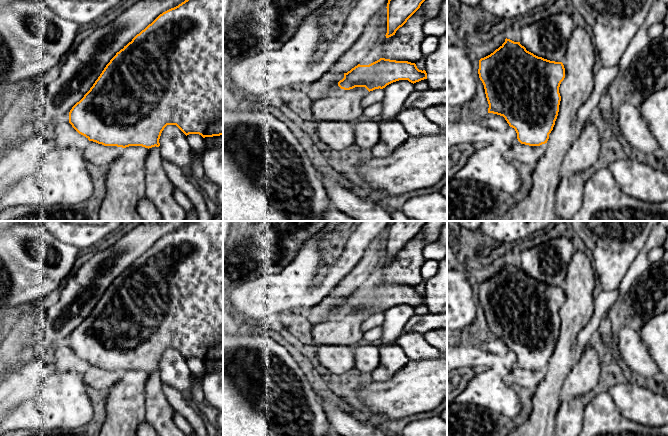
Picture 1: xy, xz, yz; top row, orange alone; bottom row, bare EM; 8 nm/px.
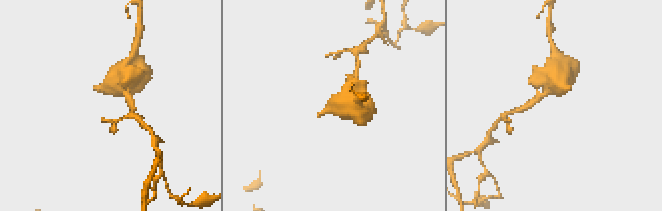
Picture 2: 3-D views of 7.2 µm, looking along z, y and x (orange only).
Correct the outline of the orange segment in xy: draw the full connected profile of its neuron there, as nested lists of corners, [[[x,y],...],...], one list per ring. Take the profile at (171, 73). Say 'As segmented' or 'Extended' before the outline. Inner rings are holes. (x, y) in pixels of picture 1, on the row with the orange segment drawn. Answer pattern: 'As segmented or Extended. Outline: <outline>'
As segmented. Outline: [[[185,0],[160,14],[110,60],[90,90],[70,110],[69,123],[89,141],[122,148],[159,147],[161,133],[167,125],[176,125],[186,136],[199,134],[205,138],[223,135],[223,0]]]

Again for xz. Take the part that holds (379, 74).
As segmented. Outline: [[[380,58],[369,65],[358,64],[344,73],[338,86],[344,90],[365,87],[370,92],[399,80],[408,80],[414,84],[424,79],[427,79],[426,71],[419,70],[415,63]]]

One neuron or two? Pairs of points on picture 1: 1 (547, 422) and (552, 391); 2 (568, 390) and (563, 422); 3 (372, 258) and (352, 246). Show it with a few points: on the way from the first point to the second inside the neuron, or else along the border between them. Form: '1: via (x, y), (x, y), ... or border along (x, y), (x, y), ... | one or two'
1: via (547, 414), (547, 399) | one
2: border along (581, 396), (561, 403) | two
3: border along (380, 235), (371, 243), (365, 255), (357, 263) | two

